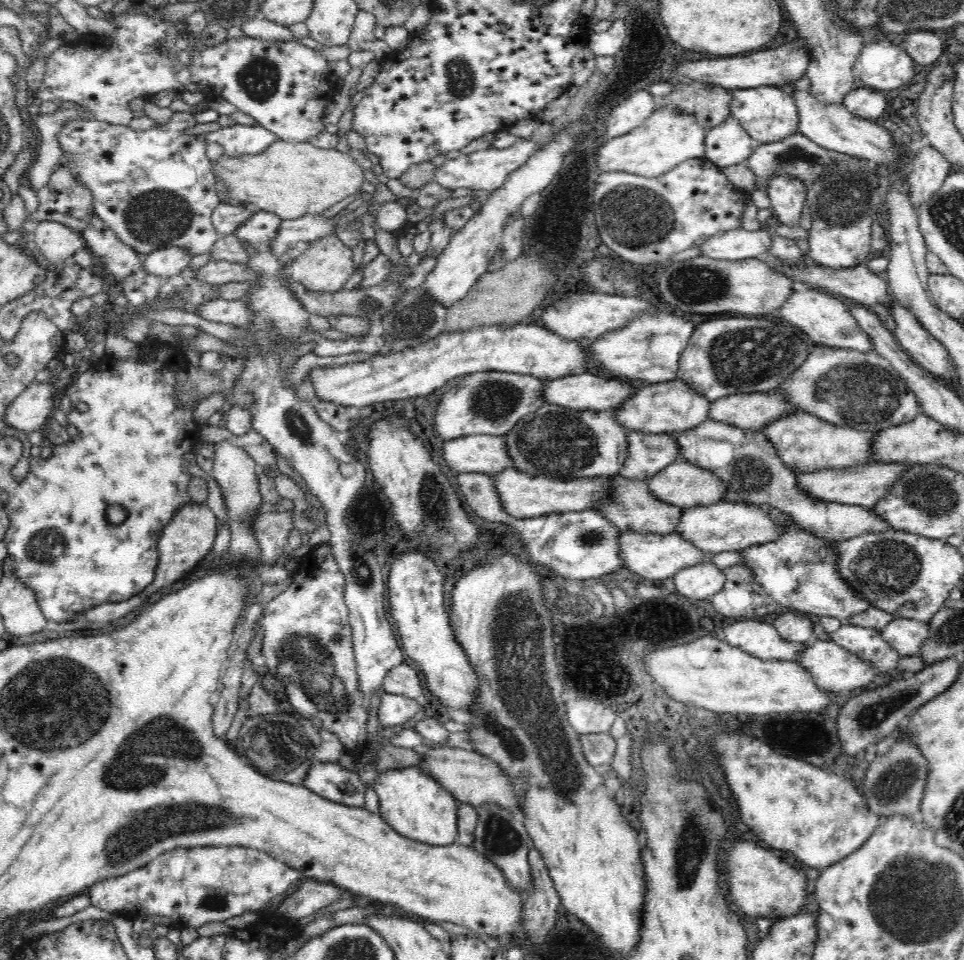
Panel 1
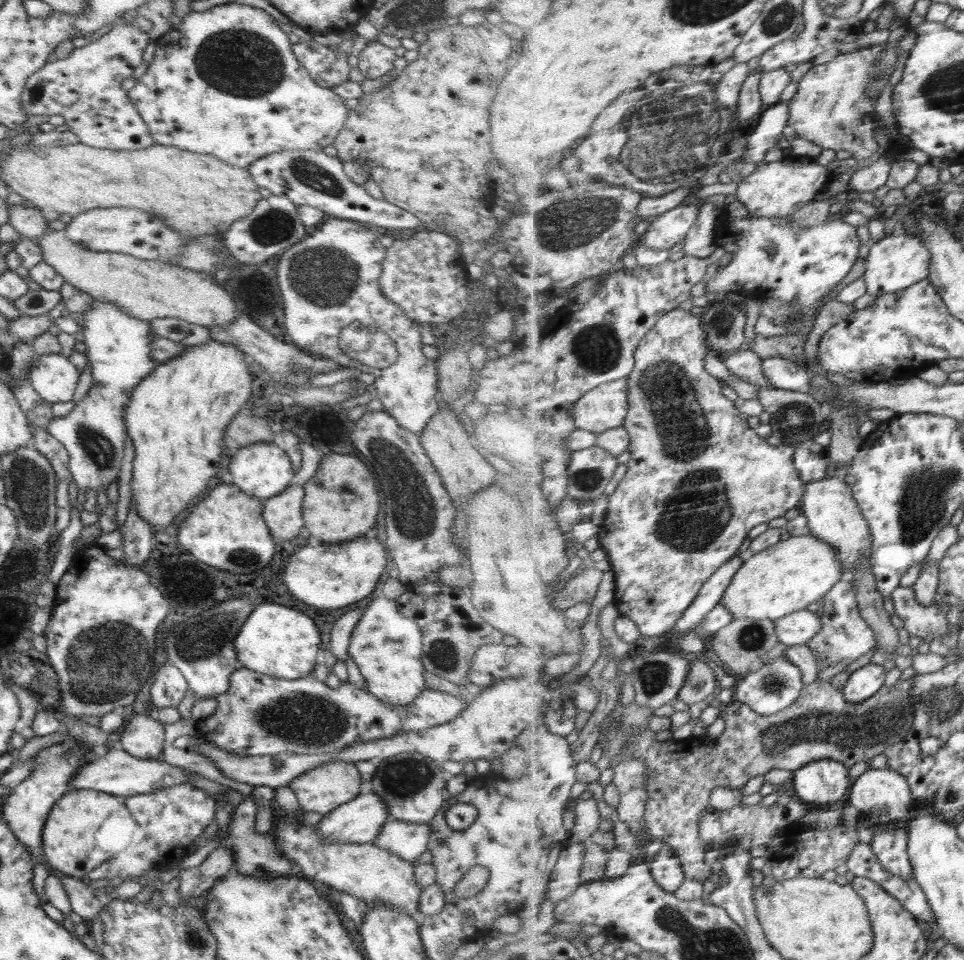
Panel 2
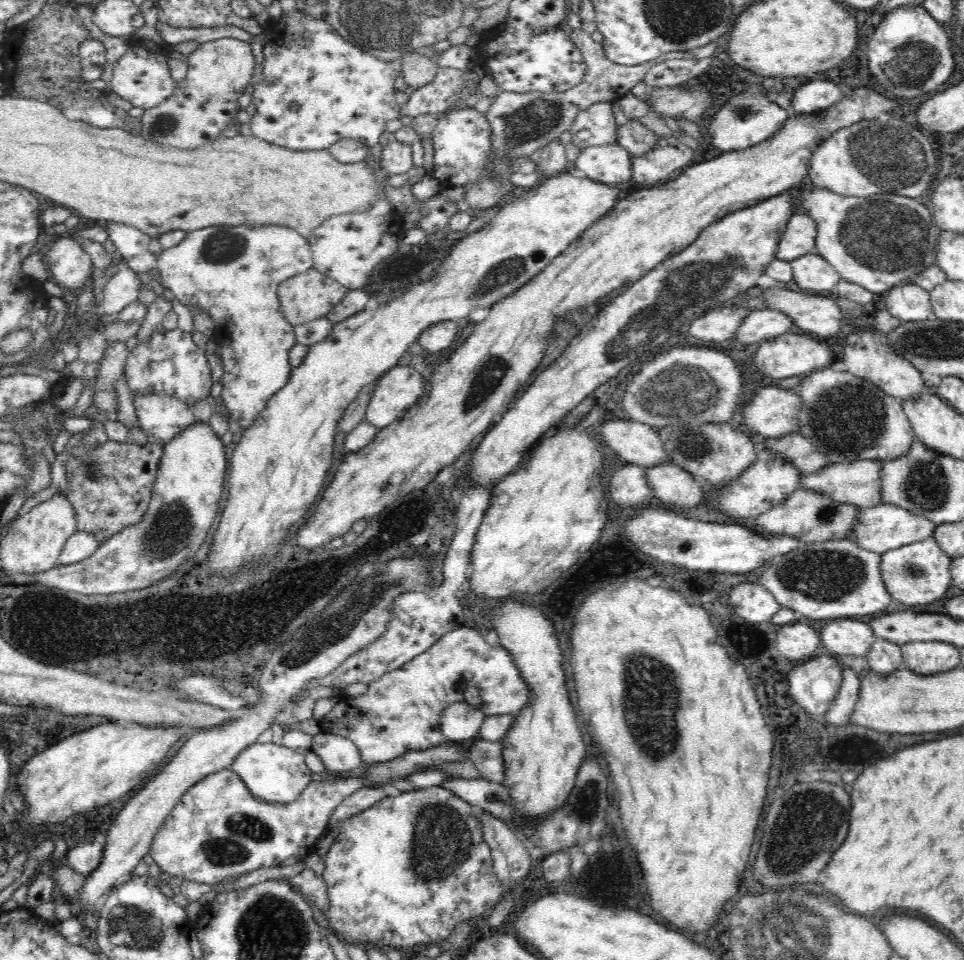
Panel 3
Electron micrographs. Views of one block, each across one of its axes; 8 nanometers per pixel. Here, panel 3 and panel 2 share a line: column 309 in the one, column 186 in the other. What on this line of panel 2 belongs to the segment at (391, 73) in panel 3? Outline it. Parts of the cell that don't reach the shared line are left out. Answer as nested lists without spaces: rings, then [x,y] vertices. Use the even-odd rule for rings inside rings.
[[[230,2],[214,6],[203,13],[192,11],[182,18],[180,25],[172,27],[170,32],[166,32],[154,42],[157,45],[154,59],[149,62],[146,72],[137,79],[136,85],[128,92],[128,96],[146,127],[149,128],[156,144],[175,146],[200,155],[214,155],[232,166],[248,170],[250,164],[256,162],[256,159],[282,150],[322,151],[325,146],[334,144],[336,135],[340,133],[346,123],[349,110],[344,104],[344,99],[331,88],[322,88],[312,80],[306,68],[295,58],[288,35],[282,32],[272,16],[264,10]]]

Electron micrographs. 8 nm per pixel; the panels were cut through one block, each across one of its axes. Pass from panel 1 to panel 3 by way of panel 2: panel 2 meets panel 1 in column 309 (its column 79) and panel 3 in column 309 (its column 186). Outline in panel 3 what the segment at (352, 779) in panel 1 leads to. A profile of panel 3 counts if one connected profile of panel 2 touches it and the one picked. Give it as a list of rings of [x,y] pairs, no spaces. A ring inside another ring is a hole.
[[[272,742],[251,744],[233,760],[230,768],[244,781],[248,790],[258,798],[268,802],[290,804],[311,783],[312,773],[305,763],[305,754],[295,749],[276,745]]]

